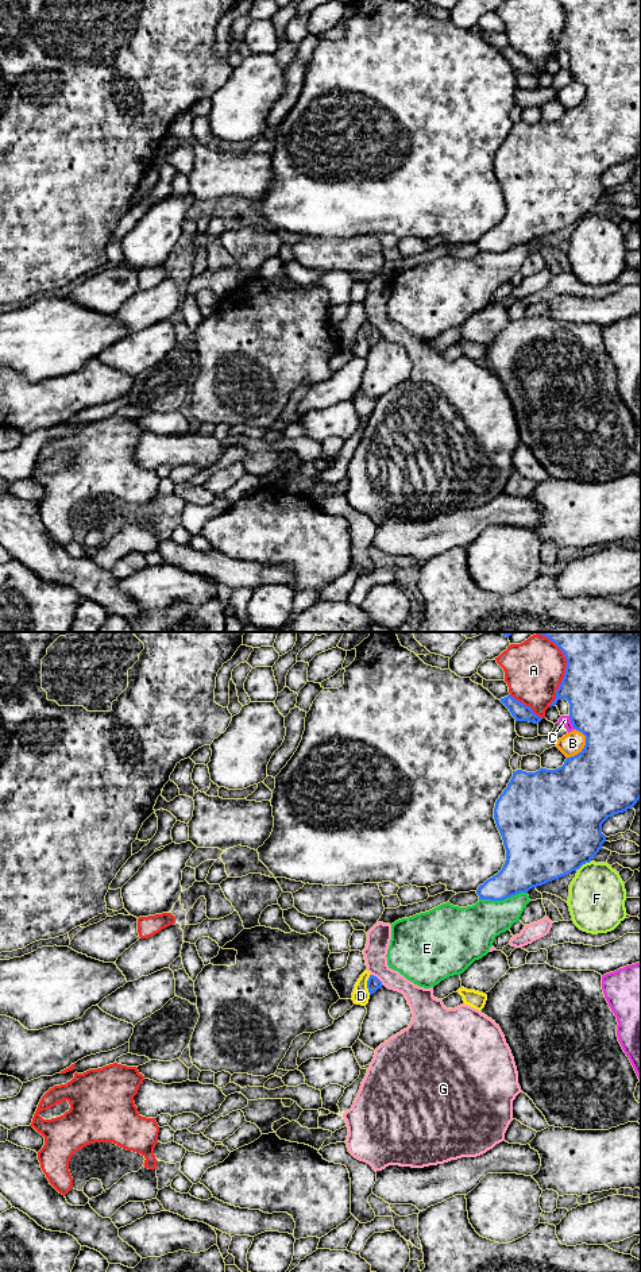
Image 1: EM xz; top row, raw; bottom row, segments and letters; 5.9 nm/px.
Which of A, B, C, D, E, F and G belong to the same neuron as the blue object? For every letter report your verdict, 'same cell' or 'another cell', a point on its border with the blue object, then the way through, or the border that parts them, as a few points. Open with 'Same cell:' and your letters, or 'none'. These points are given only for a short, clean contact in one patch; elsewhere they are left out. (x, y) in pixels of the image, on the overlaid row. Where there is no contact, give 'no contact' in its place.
Same cell: none
A: another cell; contact xz (567, 666)
B: another cell; contact xz (584, 746)
C: another cell; contact xz (571, 721)
D: another cell; contact xz (367, 985); border xz (370, 974), (367, 981), (369, 994)
E: another cell; contact xz (502, 899)
F: another cell; contact xz (583, 863); border xz (590, 860), (578, 870)
G: another cell; contact xz (378, 979)

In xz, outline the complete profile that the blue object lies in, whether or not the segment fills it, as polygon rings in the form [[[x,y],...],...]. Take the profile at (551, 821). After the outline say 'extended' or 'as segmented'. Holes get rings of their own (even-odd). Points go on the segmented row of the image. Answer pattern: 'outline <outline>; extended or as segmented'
outline [[[537,632],[553,641],[564,654],[567,660],[564,678],[556,690],[556,698],[549,706],[555,706],[560,698],[569,704],[569,718],[574,729],[586,736],[584,748],[575,756],[567,758],[564,764],[556,770],[540,768],[536,772],[522,770],[513,771],[507,787],[499,795],[494,807],[494,820],[502,836],[506,849],[506,860],[502,870],[487,879],[476,890],[479,899],[503,901],[520,893],[528,893],[530,889],[545,884],[561,876],[579,870],[583,864],[590,863],[599,852],[606,836],[602,833],[602,824],[613,814],[623,813],[632,809],[641,798],[641,632]]]; as segmented

